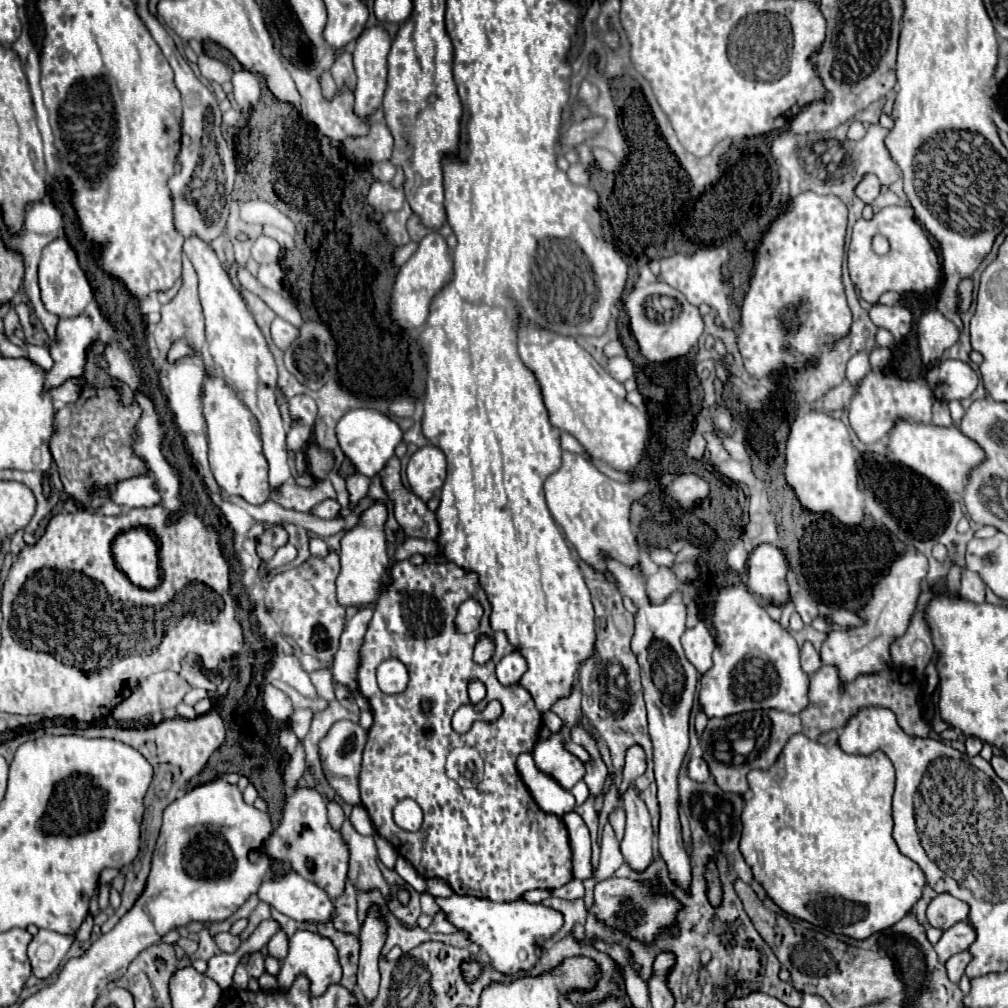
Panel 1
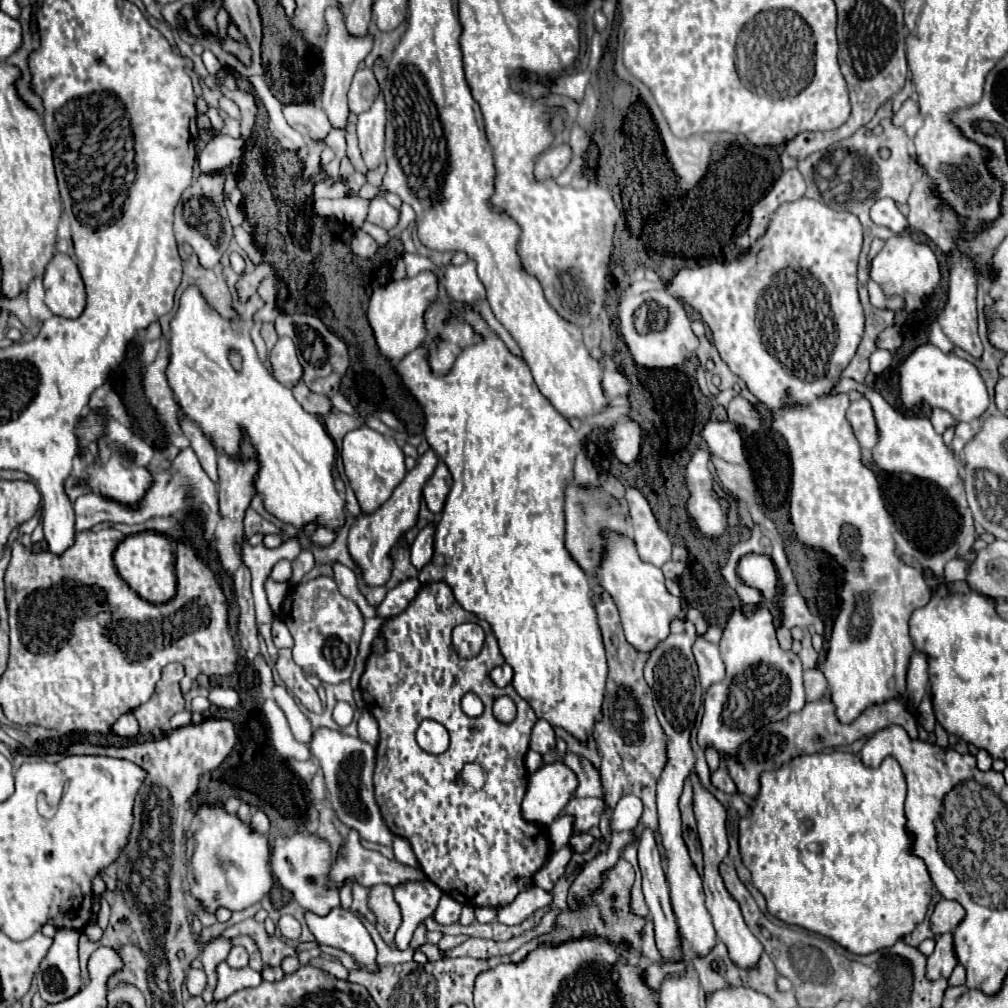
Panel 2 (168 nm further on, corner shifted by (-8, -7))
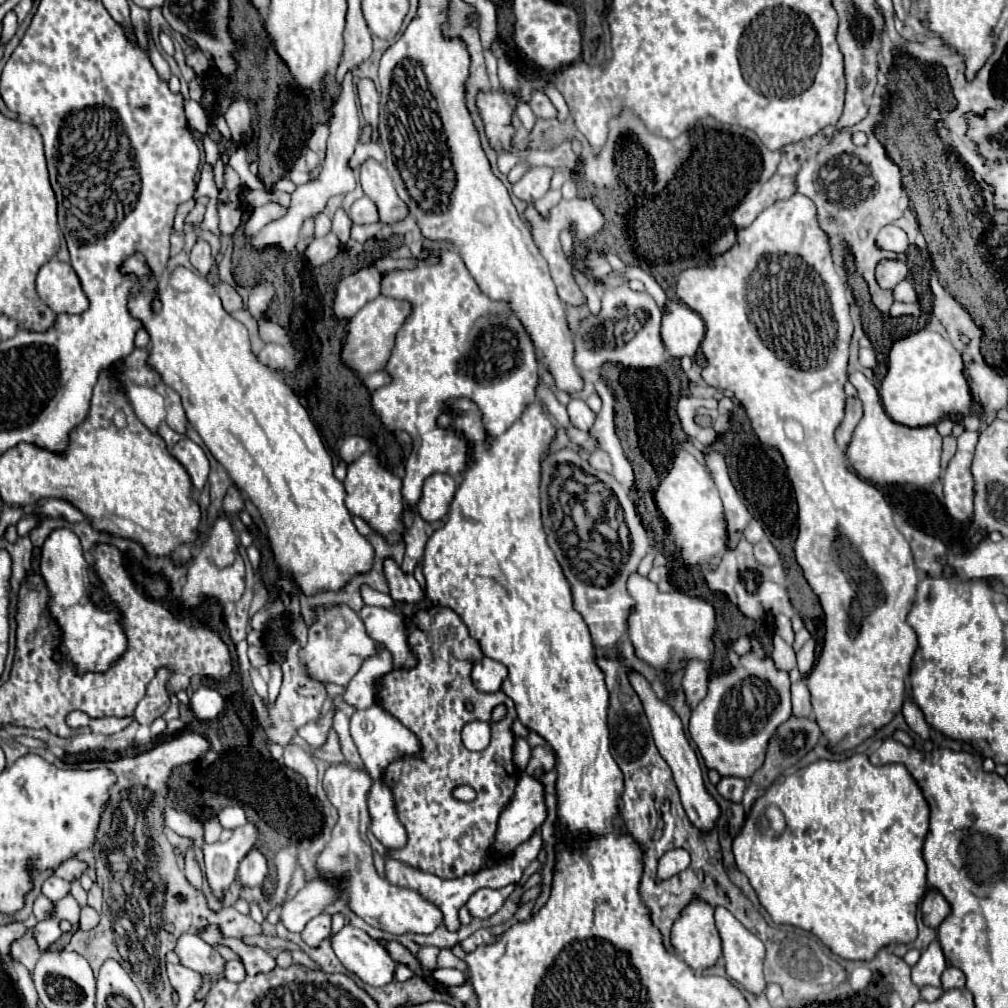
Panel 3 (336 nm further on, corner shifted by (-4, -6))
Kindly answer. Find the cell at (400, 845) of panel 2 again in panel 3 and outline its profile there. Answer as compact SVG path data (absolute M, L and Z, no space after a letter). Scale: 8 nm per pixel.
M376 780L368 792L368 812L372 834L388 848L402 848L406 844L406 830L396 814L396 802L390 788Z

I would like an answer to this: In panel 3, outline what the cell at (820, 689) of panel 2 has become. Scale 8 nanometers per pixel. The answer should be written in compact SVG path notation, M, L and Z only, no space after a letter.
M804 680L792 684L792 716L800 716L800 718L810 718L812 716L810 692L808 692Z

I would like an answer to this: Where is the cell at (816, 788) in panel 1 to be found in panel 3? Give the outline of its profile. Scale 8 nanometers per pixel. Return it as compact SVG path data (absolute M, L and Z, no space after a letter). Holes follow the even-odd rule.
M854 754L854 756L850 756L846 760L838 760L838 762L818 760L814 764L808 764L806 768L800 768L798 772L792 772L792 774L786 774L786 776L778 778L754 802L752 812L746 816L746 822L744 822L740 834L736 836L732 848L734 848L738 870L748 876L752 888L758 894L760 904L766 908L766 912L770 914L774 924L790 924L790 926L798 926L802 930L808 930L808 932L816 934L836 956L840 956L844 960L872 960L882 946L910 944L918 936L916 910L918 910L918 902L922 900L924 888L926 888L926 864L924 864L924 858L922 858L922 844L924 844L924 838L928 834L928 822L930 822L928 802L926 802L920 786L916 784L916 780L912 778L912 774L902 764L872 766L866 754ZM770 804L778 806L786 816L786 830L782 834L776 834L770 828L768 830L758 830L758 820L760 820L764 808L770 806Z

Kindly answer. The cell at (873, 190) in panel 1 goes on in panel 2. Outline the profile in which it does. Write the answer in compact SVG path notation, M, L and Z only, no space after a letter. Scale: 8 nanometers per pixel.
M878 199L870 209L870 217L874 223L884 225L884 227L892 229L894 233L904 233L908 227L906 217L898 211L896 203L890 199Z

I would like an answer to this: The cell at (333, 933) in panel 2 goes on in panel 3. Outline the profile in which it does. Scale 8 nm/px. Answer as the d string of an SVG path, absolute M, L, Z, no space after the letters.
M346 924L330 940L342 966L356 974L362 982L370 986L384 986L394 980L396 962L392 962L390 954L364 930Z

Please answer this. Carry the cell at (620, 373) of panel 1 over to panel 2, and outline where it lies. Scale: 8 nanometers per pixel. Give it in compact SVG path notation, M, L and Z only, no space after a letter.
M610 367L610 369L604 371L602 387L604 387L606 395L612 399L612 397L616 397L616 395L626 395L626 393L630 391L632 385L630 385L630 381L628 381L628 379L618 371L618 369Z

